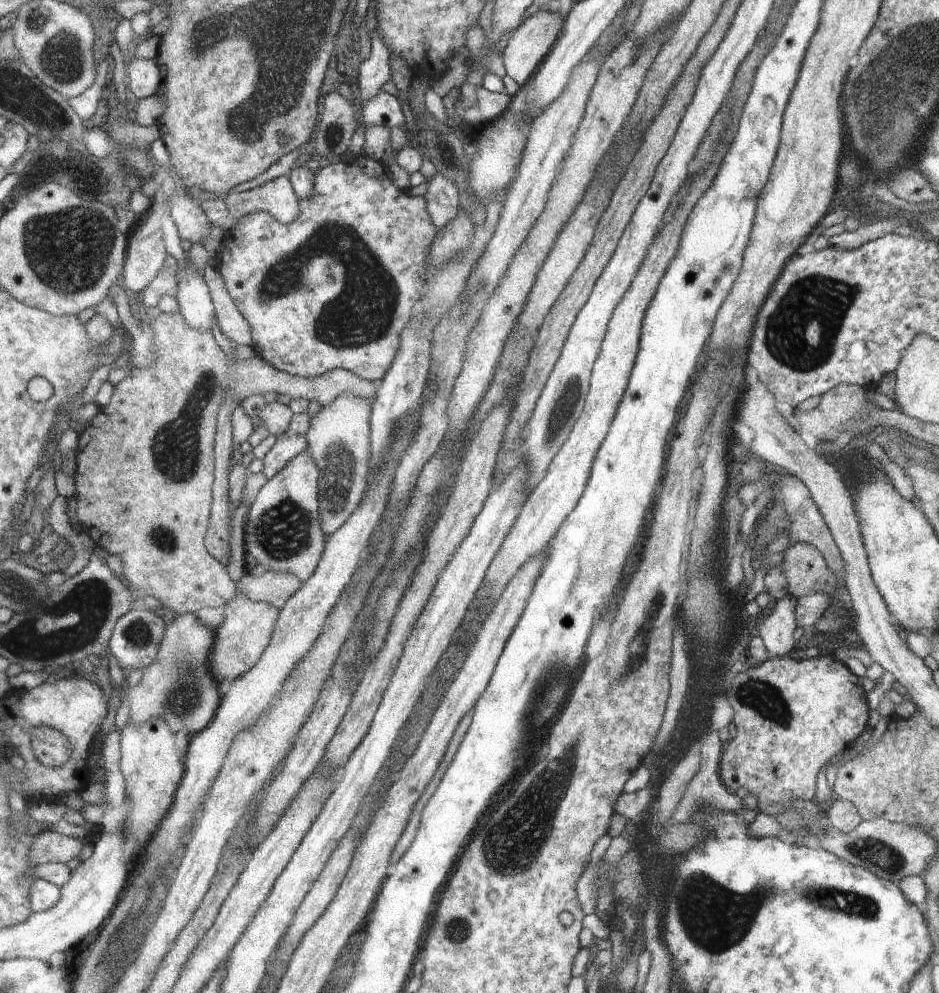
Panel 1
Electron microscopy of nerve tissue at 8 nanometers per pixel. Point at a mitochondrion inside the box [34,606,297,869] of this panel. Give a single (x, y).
(185, 694)

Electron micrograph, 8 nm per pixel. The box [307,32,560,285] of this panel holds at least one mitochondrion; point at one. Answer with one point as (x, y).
(335, 131)

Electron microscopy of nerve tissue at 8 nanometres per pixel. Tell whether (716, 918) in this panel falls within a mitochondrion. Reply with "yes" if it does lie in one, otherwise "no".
yes

